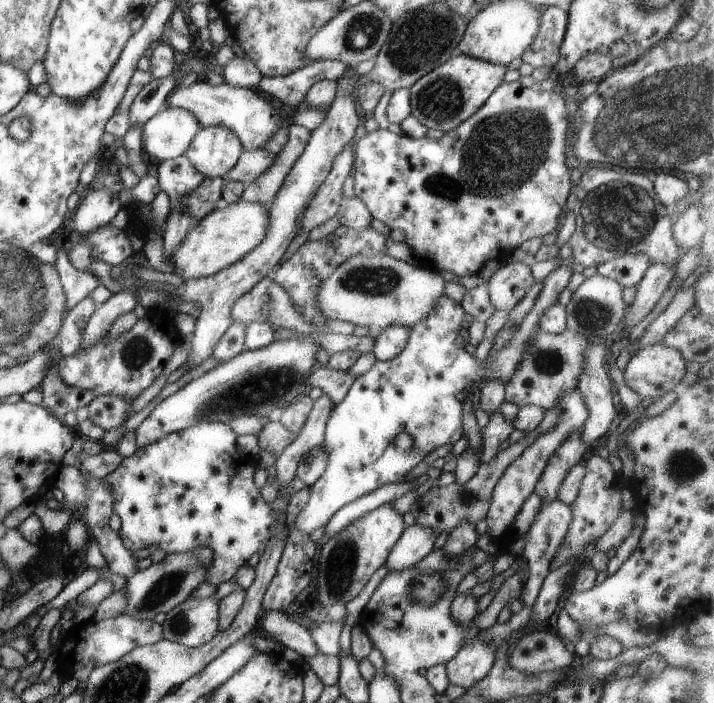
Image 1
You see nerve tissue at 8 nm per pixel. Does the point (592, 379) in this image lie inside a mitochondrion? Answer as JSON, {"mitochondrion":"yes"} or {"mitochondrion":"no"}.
{"mitochondrion":"no"}

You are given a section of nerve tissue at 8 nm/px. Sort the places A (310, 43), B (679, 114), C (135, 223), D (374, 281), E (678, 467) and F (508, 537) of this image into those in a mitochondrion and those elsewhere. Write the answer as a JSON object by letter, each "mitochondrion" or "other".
{"A":"other","B":"mitochondrion","C":"other","D":"mitochondrion","E":"mitochondrion","F":"other"}

